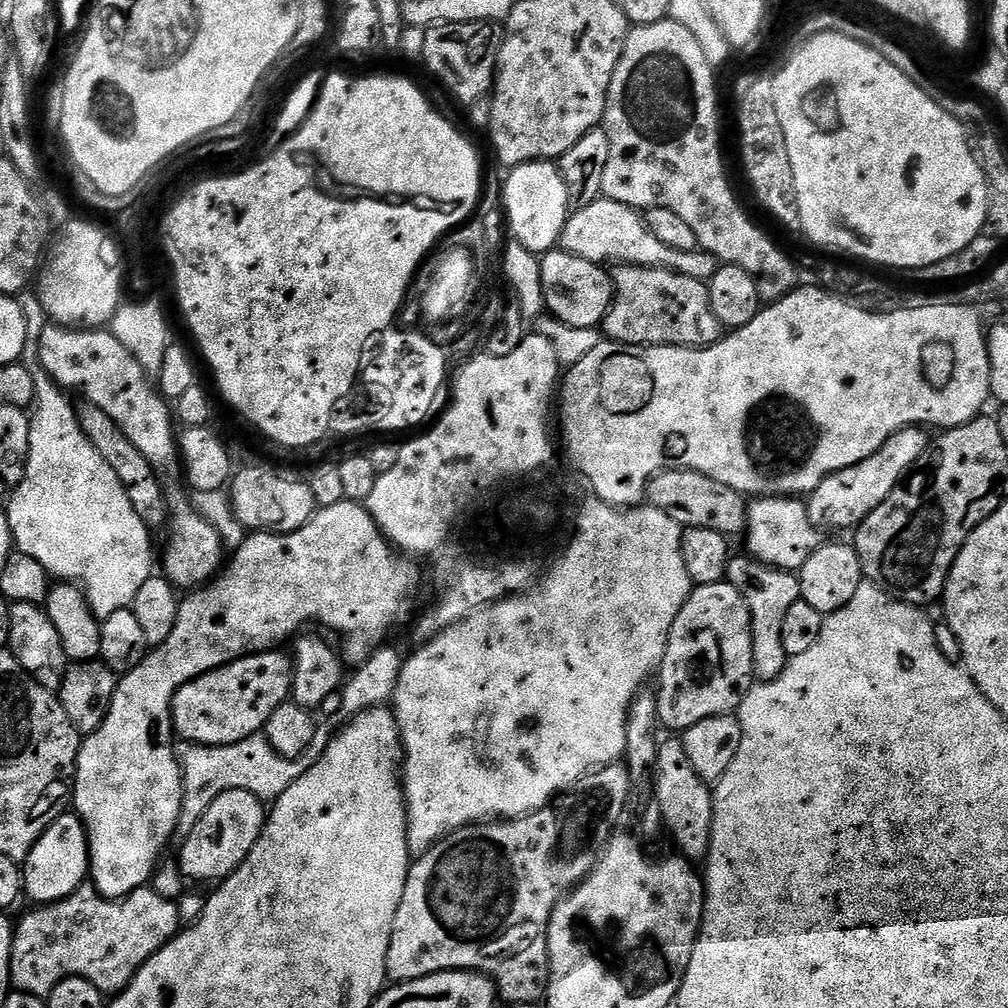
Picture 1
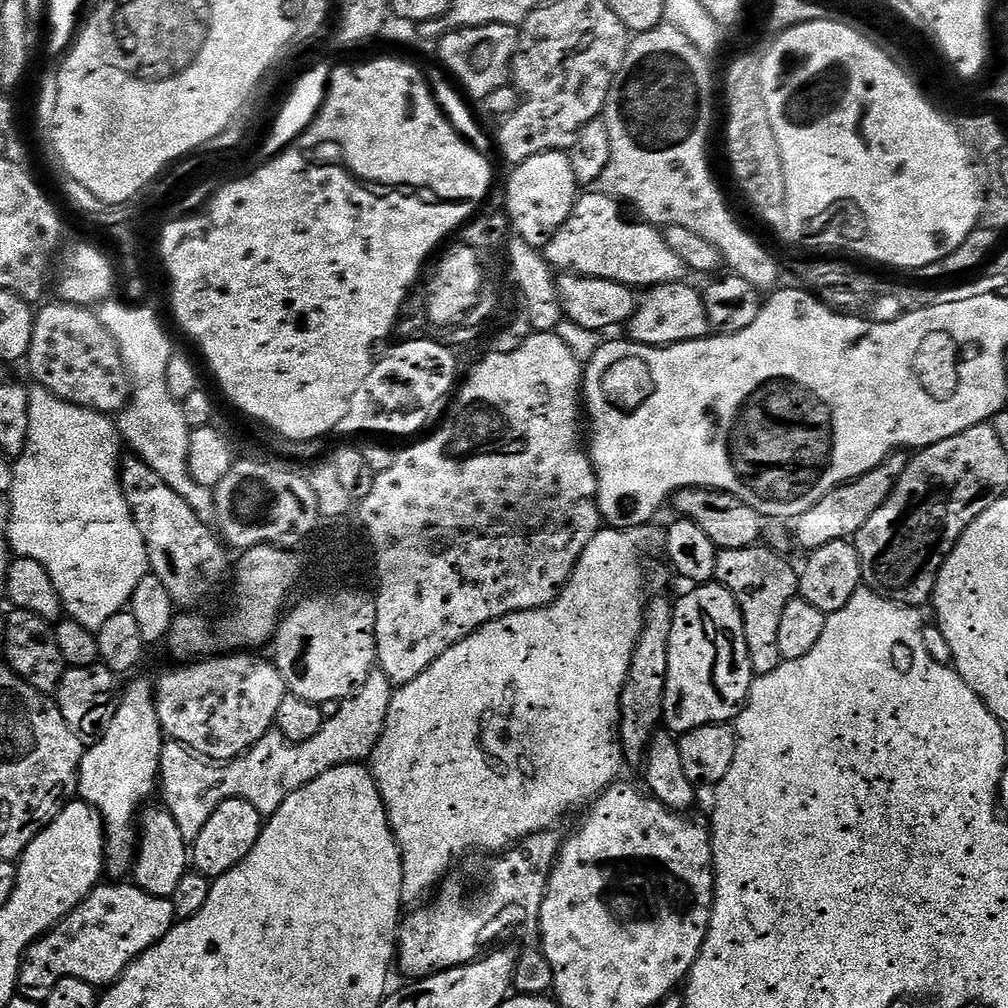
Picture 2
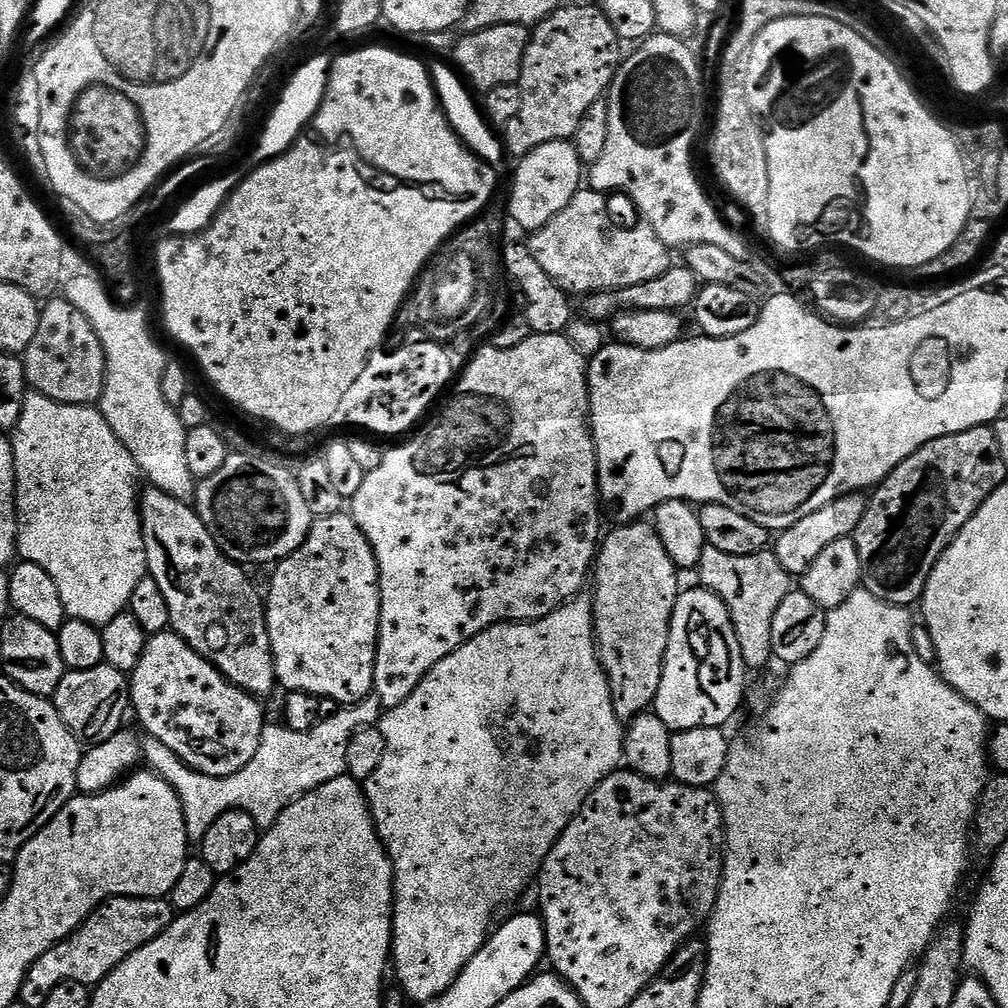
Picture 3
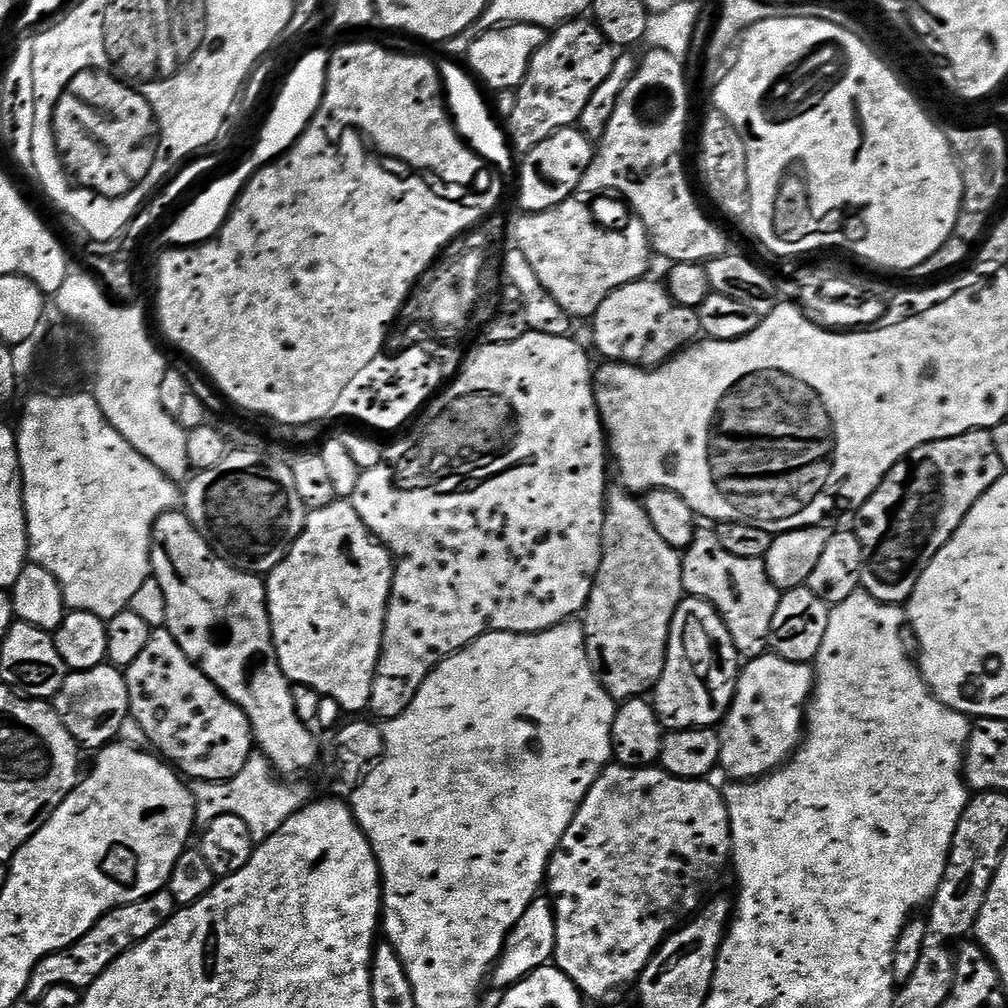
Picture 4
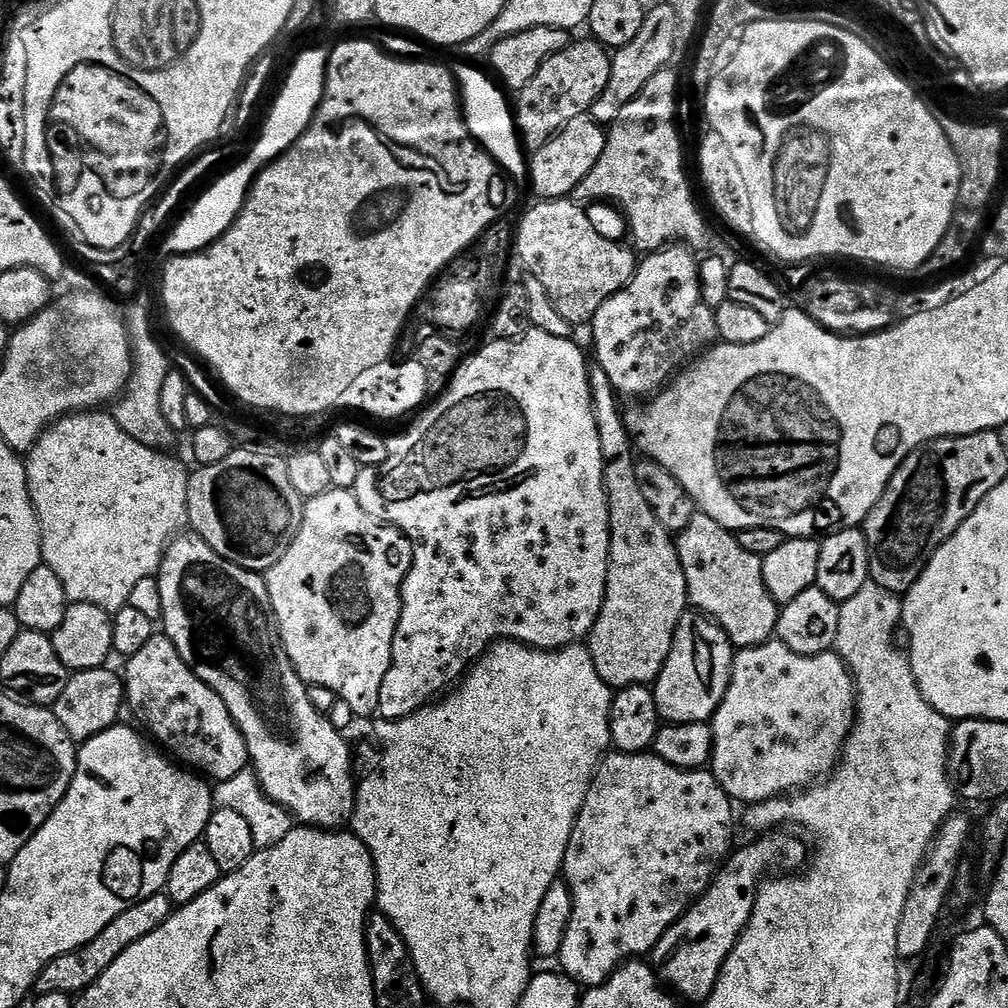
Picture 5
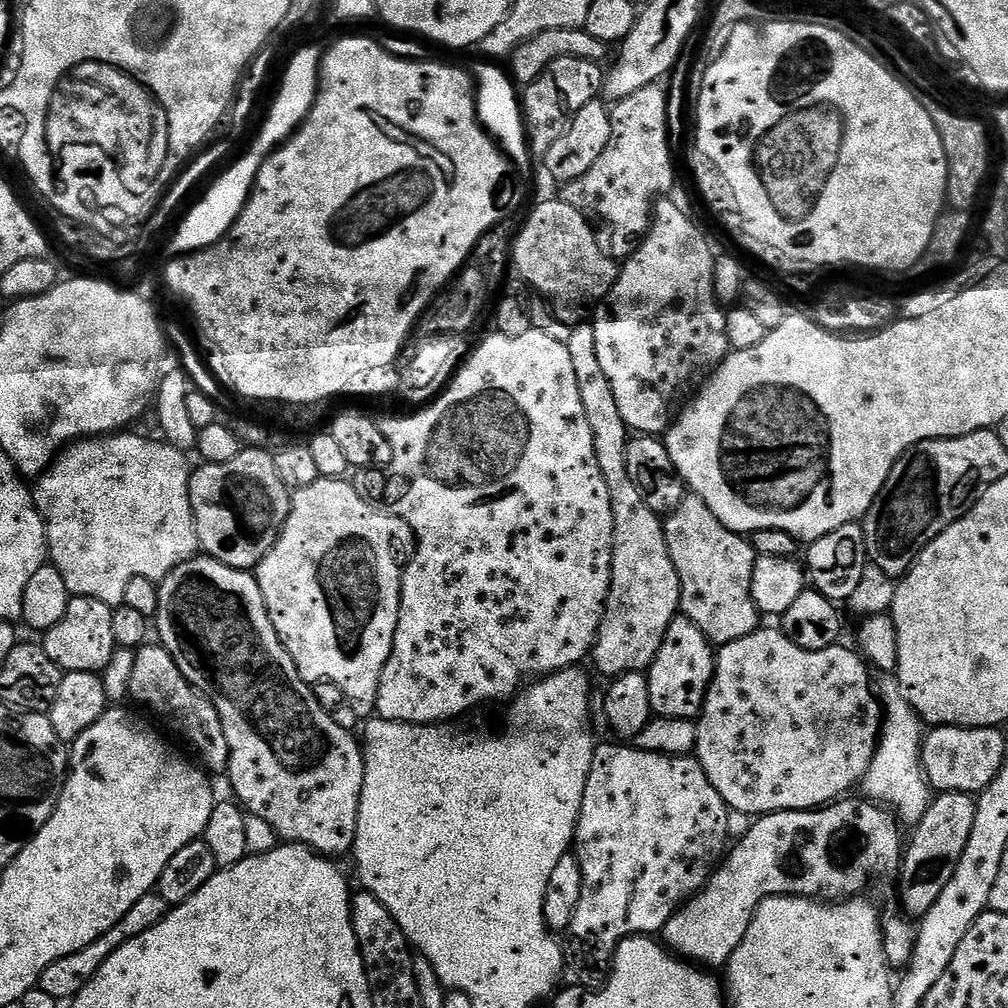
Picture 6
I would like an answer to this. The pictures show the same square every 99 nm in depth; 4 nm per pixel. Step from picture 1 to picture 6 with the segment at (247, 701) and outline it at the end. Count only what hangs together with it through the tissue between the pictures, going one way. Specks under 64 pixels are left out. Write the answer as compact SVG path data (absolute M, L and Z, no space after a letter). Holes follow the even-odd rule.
M148 642L135 649L135 653L134 674L130 674L129 697L133 701L136 699L142 707L149 708L154 715L161 716L186 743L193 744L197 754L200 755L199 763L209 773L227 773L230 762L230 742L226 742L226 730L222 730L222 718L218 718L218 710L214 710L214 706L208 701L207 696L188 681L186 674L182 674L182 670L178 670L178 662L174 662L174 658L167 652L163 644Z

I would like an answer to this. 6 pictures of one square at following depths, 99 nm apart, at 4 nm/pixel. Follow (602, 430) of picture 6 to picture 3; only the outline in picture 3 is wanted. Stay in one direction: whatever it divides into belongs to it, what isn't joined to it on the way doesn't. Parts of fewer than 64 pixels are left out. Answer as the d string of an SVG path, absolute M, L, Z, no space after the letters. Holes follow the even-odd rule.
M633 522L613 527L613 532L603 537L594 565L596 596L592 600L592 619L596 633L596 646L600 654L600 665L608 675L610 694L614 702L614 714L620 723L631 724L638 714L649 711L655 705L658 686L662 686L662 670L666 658L666 646L670 638L670 622L676 600L682 591L678 569L670 562L662 538L658 538L655 527L648 522Z

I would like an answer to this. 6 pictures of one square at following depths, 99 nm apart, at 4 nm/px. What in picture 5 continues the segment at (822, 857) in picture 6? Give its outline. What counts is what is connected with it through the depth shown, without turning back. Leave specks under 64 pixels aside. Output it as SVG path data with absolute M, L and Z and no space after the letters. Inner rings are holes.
M788 830L769 831L756 838L760 840L753 844L745 848L737 847L721 864L712 885L661 938L659 947L668 948L668 957L664 965L658 968L658 975L669 989L675 990L685 1001L706 1002L710 998L726 958L750 922L756 893L765 877L769 874L799 873L809 861L809 845L807 848L798 837L784 831Z

